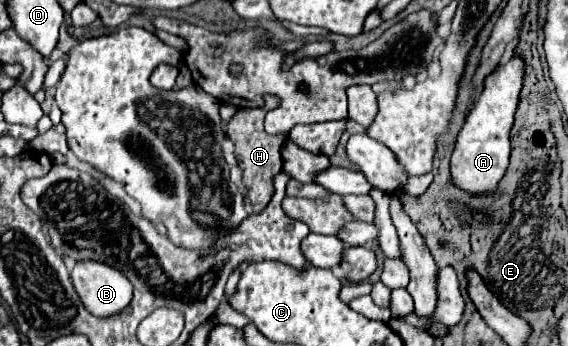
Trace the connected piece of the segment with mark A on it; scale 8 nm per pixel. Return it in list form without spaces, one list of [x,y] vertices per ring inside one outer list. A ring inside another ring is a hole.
[[[513,56],[503,68],[489,74],[485,88],[469,112],[451,156],[451,182],[471,196],[493,194],[509,166],[509,130],[523,82],[523,60]]]

